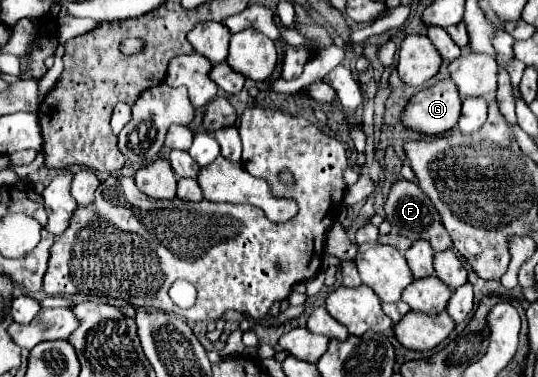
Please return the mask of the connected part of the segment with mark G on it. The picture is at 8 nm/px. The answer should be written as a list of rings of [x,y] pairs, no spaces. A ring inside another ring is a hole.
[[[440,79],[434,85],[418,91],[406,105],[402,119],[408,127],[422,133],[444,133],[458,123],[462,109],[460,93],[450,79]]]

